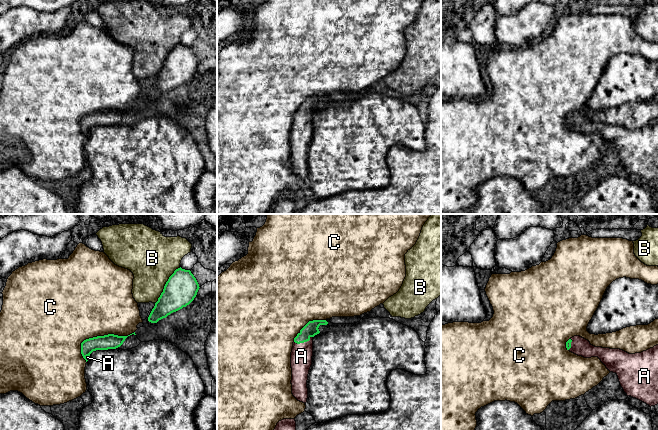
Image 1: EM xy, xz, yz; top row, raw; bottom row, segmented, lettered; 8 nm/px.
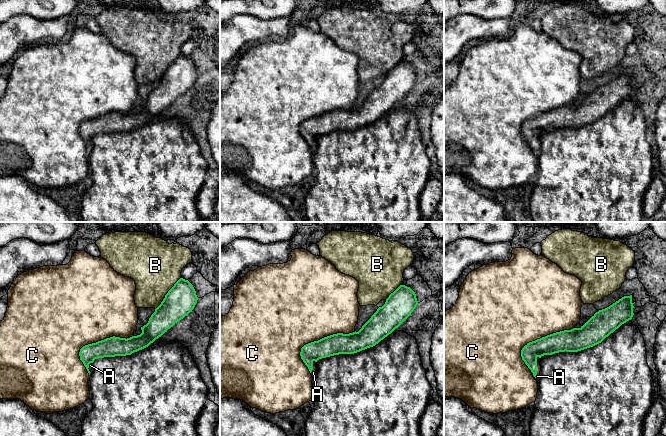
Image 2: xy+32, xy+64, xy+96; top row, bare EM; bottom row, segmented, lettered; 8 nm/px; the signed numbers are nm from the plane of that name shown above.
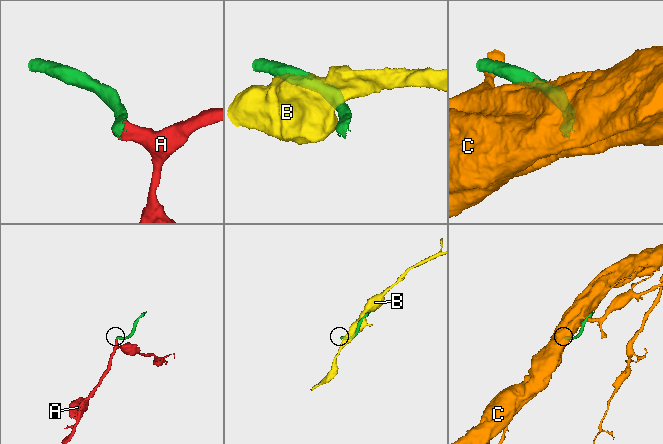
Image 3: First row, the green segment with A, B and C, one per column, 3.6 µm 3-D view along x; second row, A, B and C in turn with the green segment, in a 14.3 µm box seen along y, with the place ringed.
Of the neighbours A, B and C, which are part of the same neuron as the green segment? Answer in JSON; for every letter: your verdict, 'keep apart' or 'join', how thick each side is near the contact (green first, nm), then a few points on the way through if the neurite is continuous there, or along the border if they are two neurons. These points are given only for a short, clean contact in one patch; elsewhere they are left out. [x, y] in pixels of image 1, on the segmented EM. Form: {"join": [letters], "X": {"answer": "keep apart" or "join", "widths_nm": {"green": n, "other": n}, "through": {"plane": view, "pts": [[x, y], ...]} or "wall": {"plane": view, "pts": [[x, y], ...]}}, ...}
{"join": ["A"], "A": {"answer": "join", "widths_nm": {"green": 110, "other": 180}}, "B": {"answer": "keep apart", "widths_nm": {"green": 260, "other": 400}}, "C": {"answer": "keep apart", "widths_nm": {"green": 120, "other": 480}}}

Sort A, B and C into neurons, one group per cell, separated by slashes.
A / B / C

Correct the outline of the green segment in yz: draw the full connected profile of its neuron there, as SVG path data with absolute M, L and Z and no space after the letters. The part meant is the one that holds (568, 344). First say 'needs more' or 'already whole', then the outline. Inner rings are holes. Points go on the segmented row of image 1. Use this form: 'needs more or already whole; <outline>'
needs more; M580 336L566 342L570 352L584 358L598 357L606 368L616 373L627 396L647 405L658 404L658 345L641 353L595 347Z

